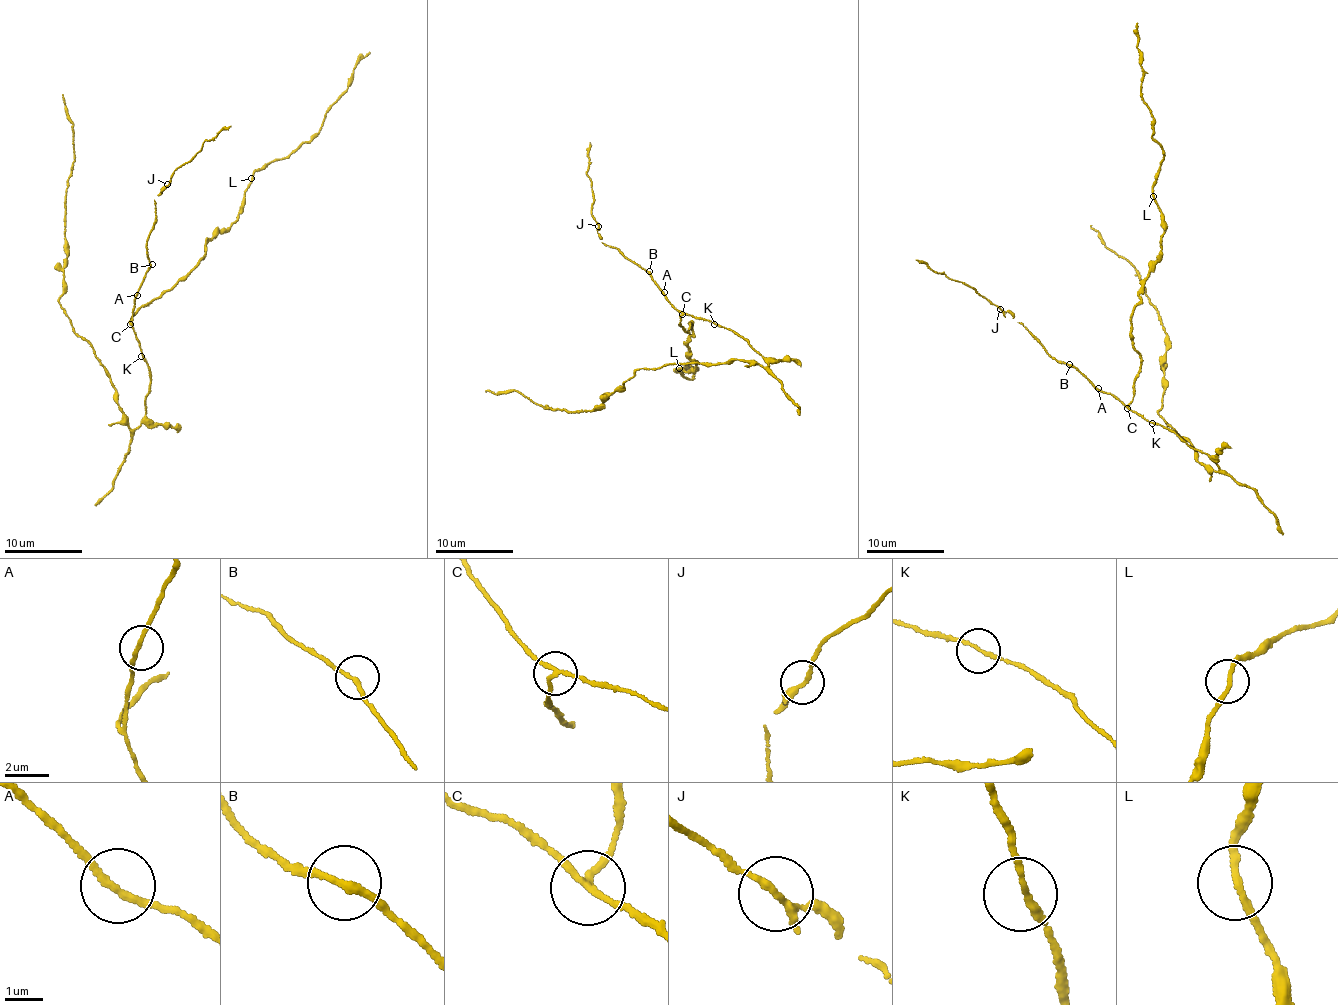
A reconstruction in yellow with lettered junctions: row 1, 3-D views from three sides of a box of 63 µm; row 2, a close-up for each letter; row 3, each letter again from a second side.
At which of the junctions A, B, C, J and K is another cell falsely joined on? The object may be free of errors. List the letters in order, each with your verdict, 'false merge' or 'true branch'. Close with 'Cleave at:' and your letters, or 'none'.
A: true branch
B: true branch
C: false merge
J: true branch
K: true branch
Cleave at: C

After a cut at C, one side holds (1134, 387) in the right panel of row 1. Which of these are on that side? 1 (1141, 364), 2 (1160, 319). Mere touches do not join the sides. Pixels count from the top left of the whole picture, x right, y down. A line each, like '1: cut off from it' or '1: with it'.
1: with it
2: cut off from it

